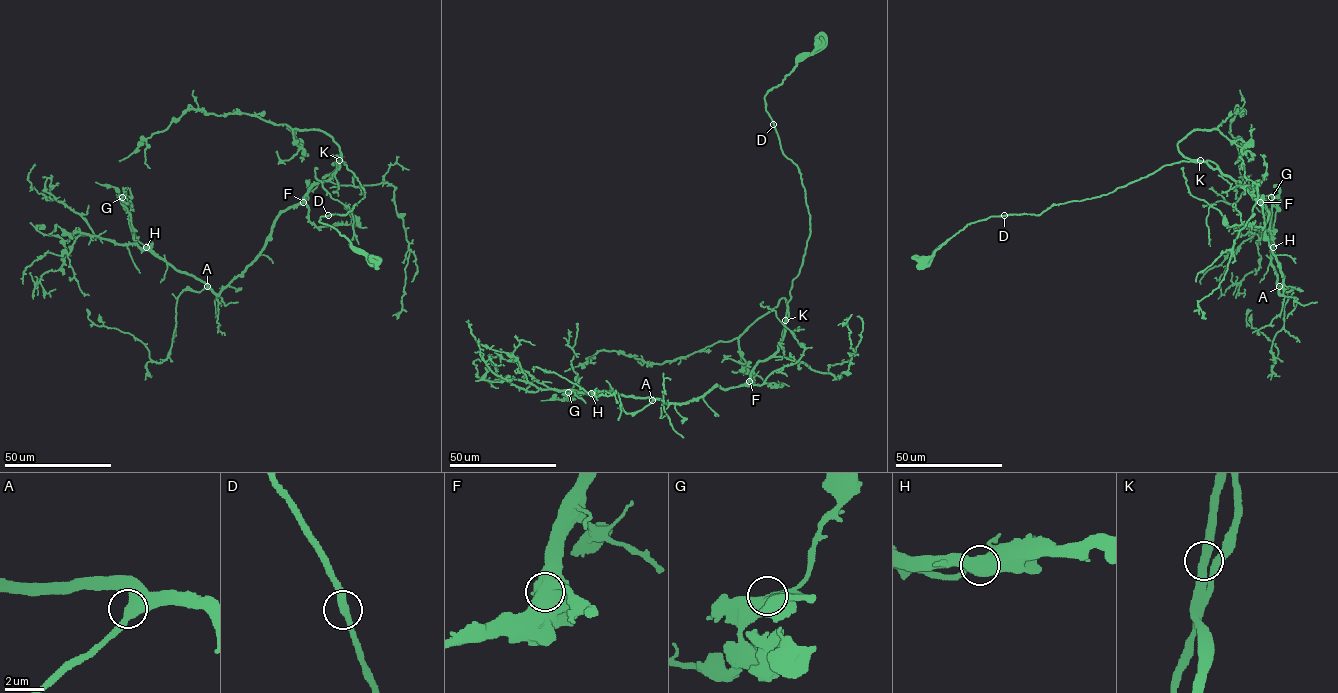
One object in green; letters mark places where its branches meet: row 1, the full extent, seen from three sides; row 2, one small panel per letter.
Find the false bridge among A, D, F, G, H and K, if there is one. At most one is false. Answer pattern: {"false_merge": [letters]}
{"false_merge": []}

